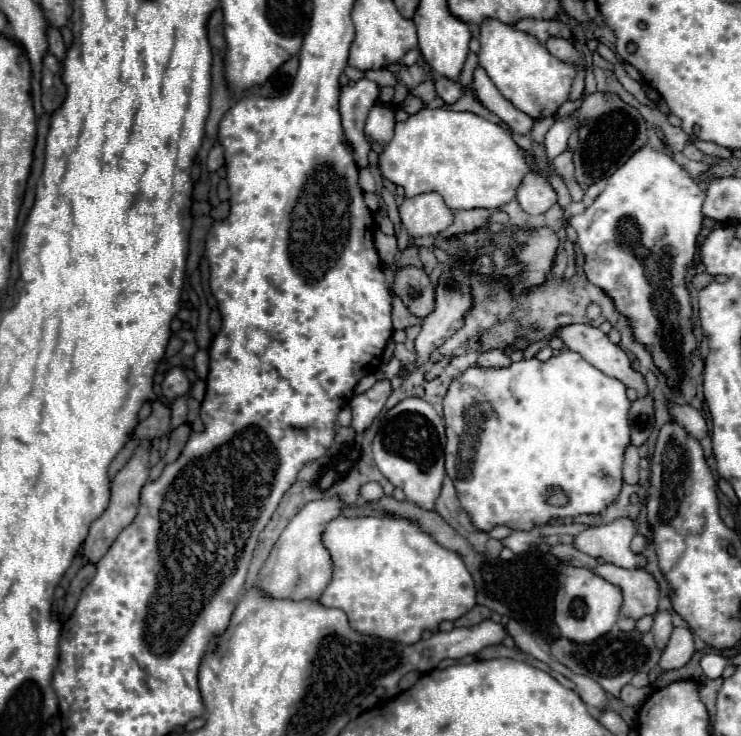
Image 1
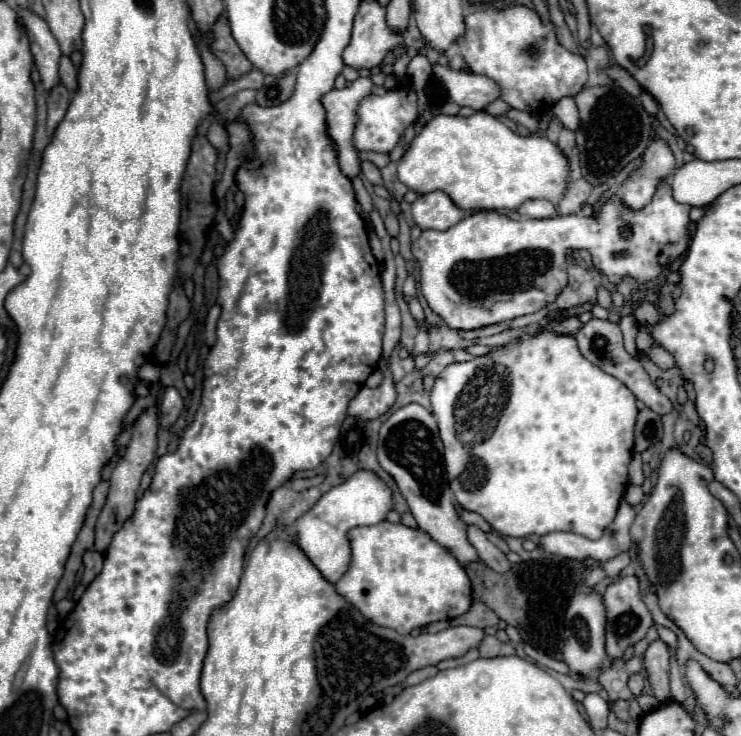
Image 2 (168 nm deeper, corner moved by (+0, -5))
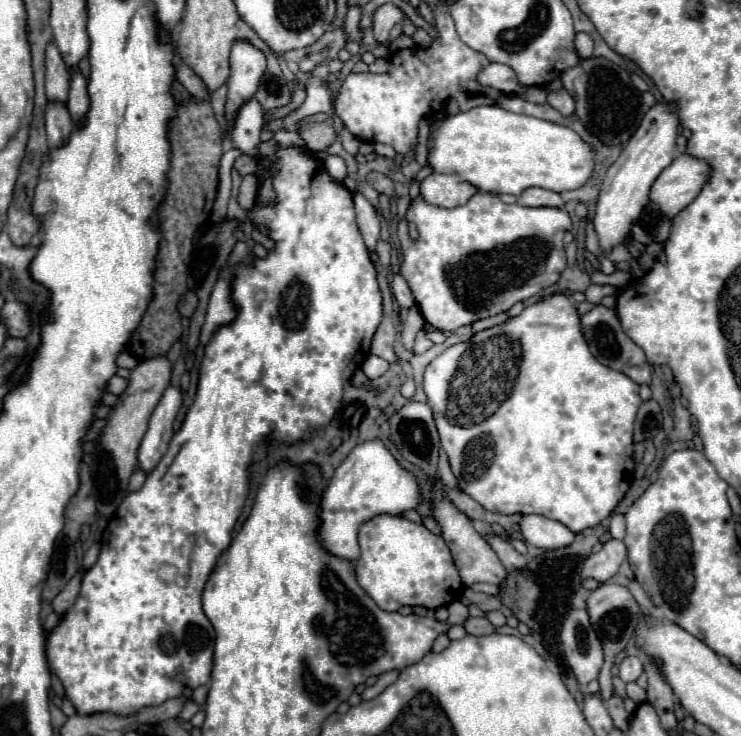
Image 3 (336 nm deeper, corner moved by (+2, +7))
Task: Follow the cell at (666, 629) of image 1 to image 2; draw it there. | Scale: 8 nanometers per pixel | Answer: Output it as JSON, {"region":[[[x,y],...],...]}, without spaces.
{"region":[[[662,640],[650,642],[648,650],[644,652],[644,668],[648,670],[648,676],[650,676],[648,680],[652,684],[652,690],[658,702],[668,702],[670,698],[670,680],[668,680],[670,652]]]}

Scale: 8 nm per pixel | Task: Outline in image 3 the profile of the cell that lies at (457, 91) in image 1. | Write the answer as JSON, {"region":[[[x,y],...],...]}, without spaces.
{"region":[[[490,64],[490,66],[486,66],[480,72],[478,80],[480,80],[480,84],[496,88],[496,90],[506,92],[506,94],[522,94],[524,90],[528,90],[526,86],[522,86],[518,82],[516,72],[506,64]]]}

